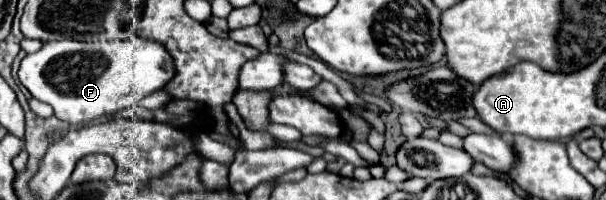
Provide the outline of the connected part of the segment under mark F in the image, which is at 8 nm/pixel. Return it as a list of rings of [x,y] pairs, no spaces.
[[[138,35],[126,41],[104,41],[104,43],[100,41],[86,43],[86,41],[72,41],[72,39],[48,41],[42,45],[40,51],[26,55],[18,69],[18,79],[32,93],[32,97],[52,105],[54,115],[66,123],[92,121],[96,117],[112,115],[120,109],[138,105],[140,99],[162,89],[172,77],[174,77],[174,63],[172,57],[166,53],[166,49],[156,41],[140,39]]]

